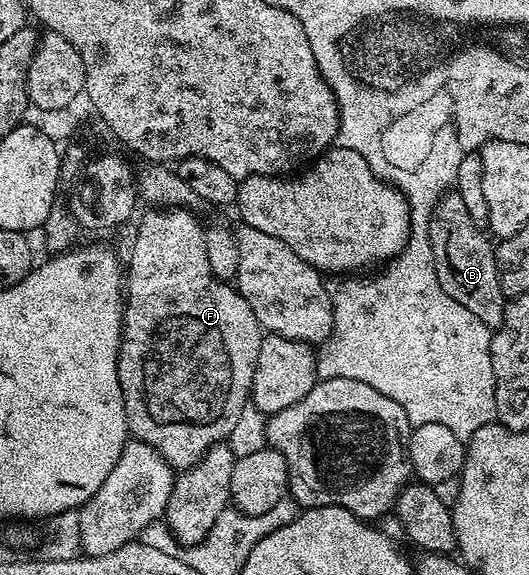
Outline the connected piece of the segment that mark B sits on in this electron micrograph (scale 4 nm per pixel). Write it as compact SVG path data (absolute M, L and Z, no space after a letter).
M457 191L442 194L430 220L430 242L440 287L444 287L444 291L448 291L460 307L468 307L468 311L472 311L472 315L483 323L497 327L506 314L508 298L502 291L494 258L495 246L492 241L490 245L489 240L491 238L484 232L483 226L477 225L472 215L468 215L468 207Z

